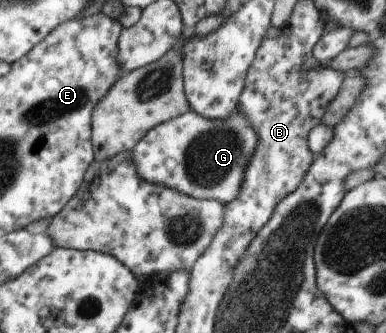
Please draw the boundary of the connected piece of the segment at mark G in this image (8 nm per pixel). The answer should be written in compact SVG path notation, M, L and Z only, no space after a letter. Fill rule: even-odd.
M238 109L227 119L211 120L187 111L149 130L132 149L142 180L176 189L195 199L233 201L242 188L244 169L258 145L258 136Z

